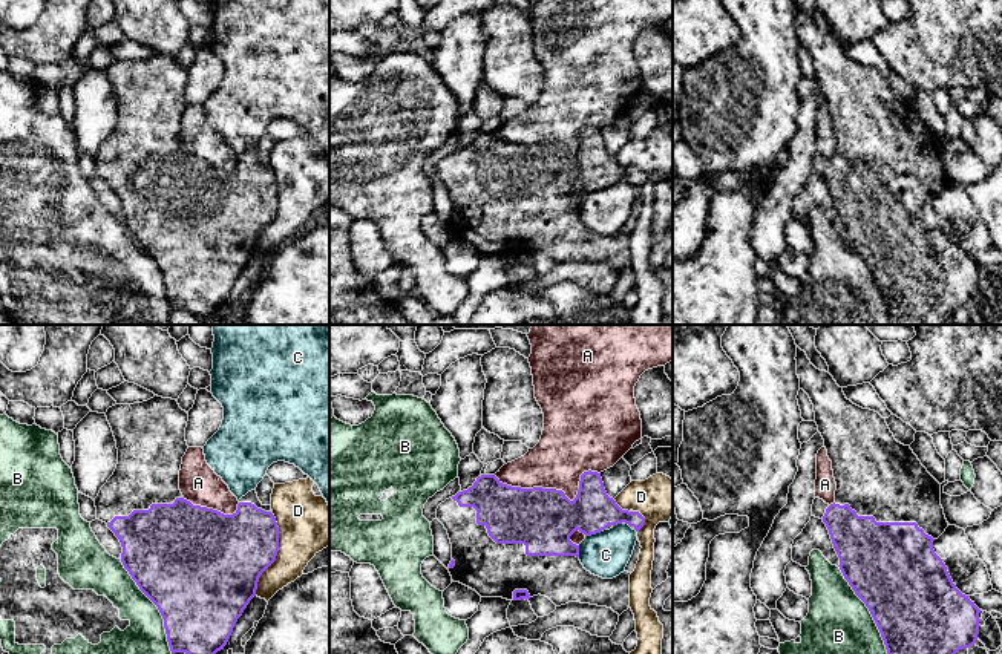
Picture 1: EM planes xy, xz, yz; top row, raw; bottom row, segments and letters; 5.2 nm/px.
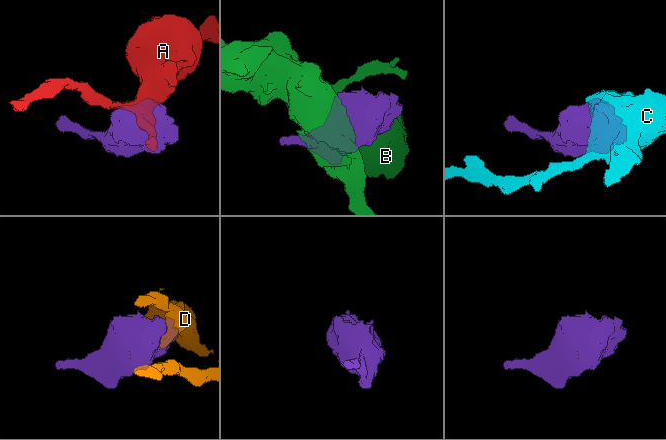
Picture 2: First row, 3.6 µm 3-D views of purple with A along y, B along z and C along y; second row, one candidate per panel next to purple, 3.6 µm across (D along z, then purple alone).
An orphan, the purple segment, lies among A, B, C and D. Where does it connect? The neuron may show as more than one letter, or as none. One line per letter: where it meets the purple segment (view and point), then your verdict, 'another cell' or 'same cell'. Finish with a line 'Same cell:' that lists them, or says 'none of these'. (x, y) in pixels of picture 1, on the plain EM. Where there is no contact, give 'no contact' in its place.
A: xz (553, 146) | another cell
B: yz (872, 273) | another cell
C: xz (593, 190) | another cell
D: xy (276, 212) | another cell
Same cell: none of these

